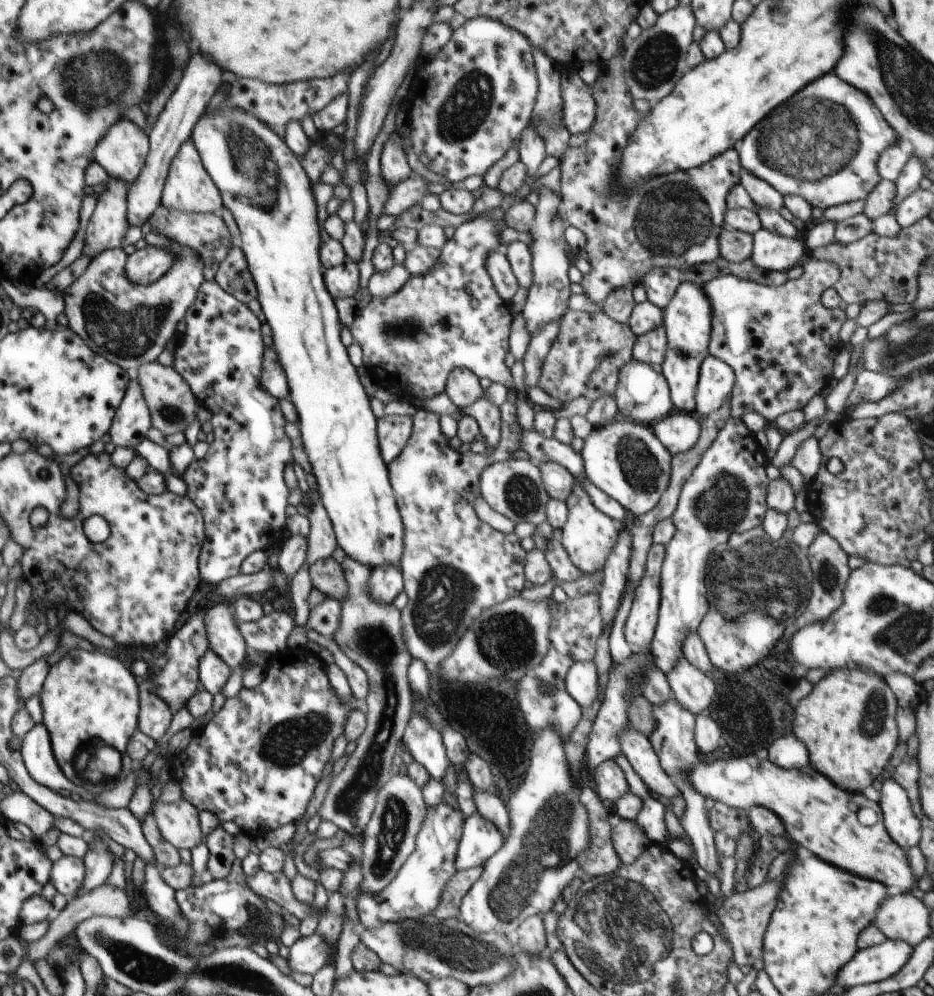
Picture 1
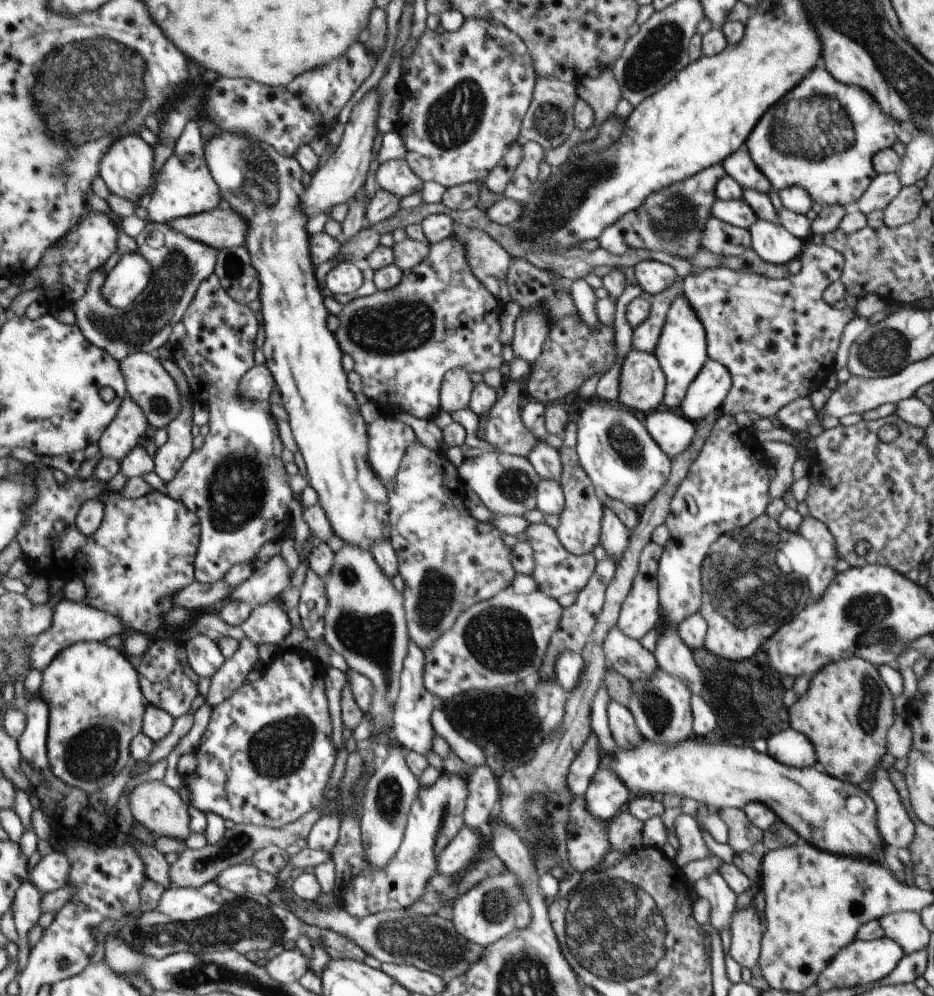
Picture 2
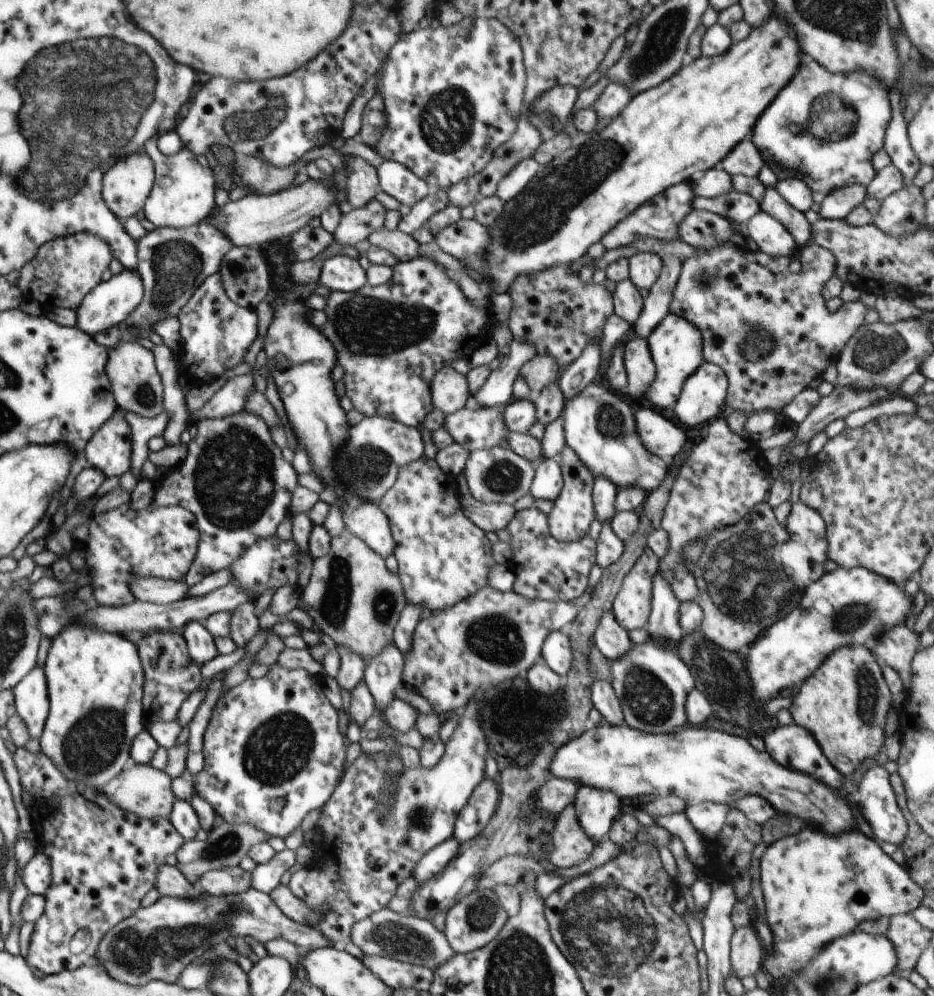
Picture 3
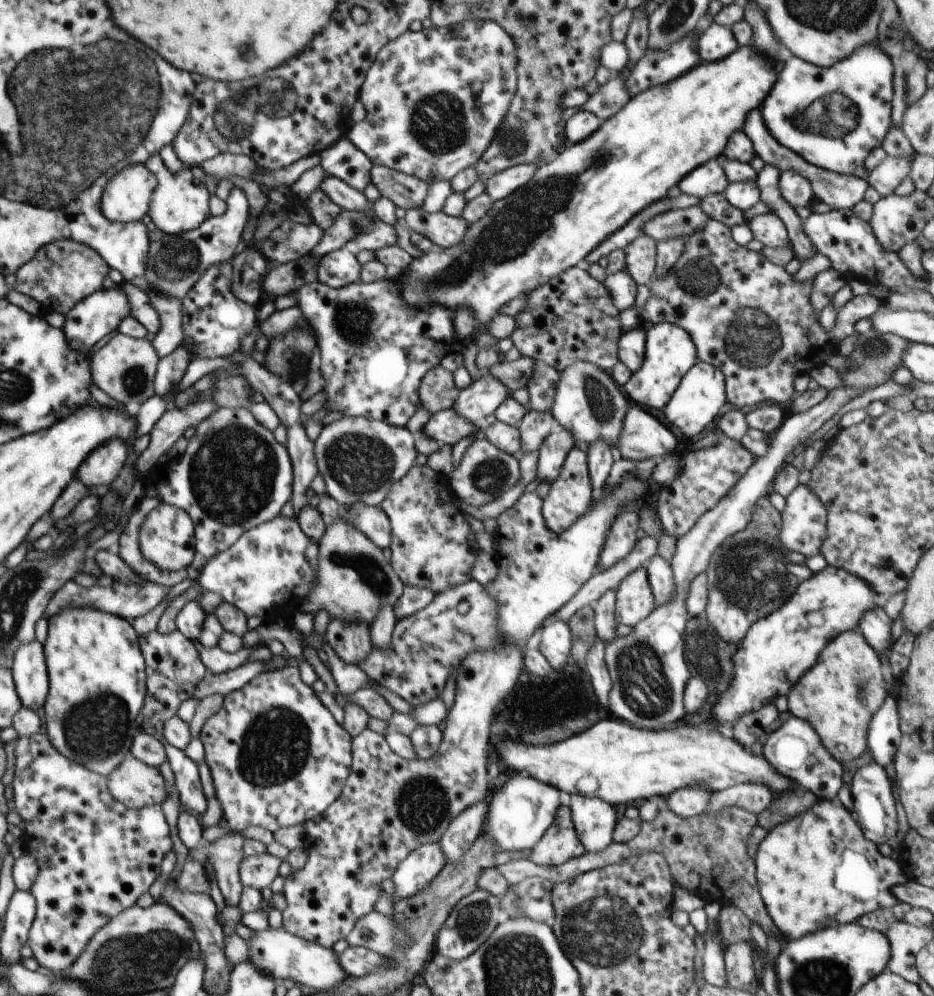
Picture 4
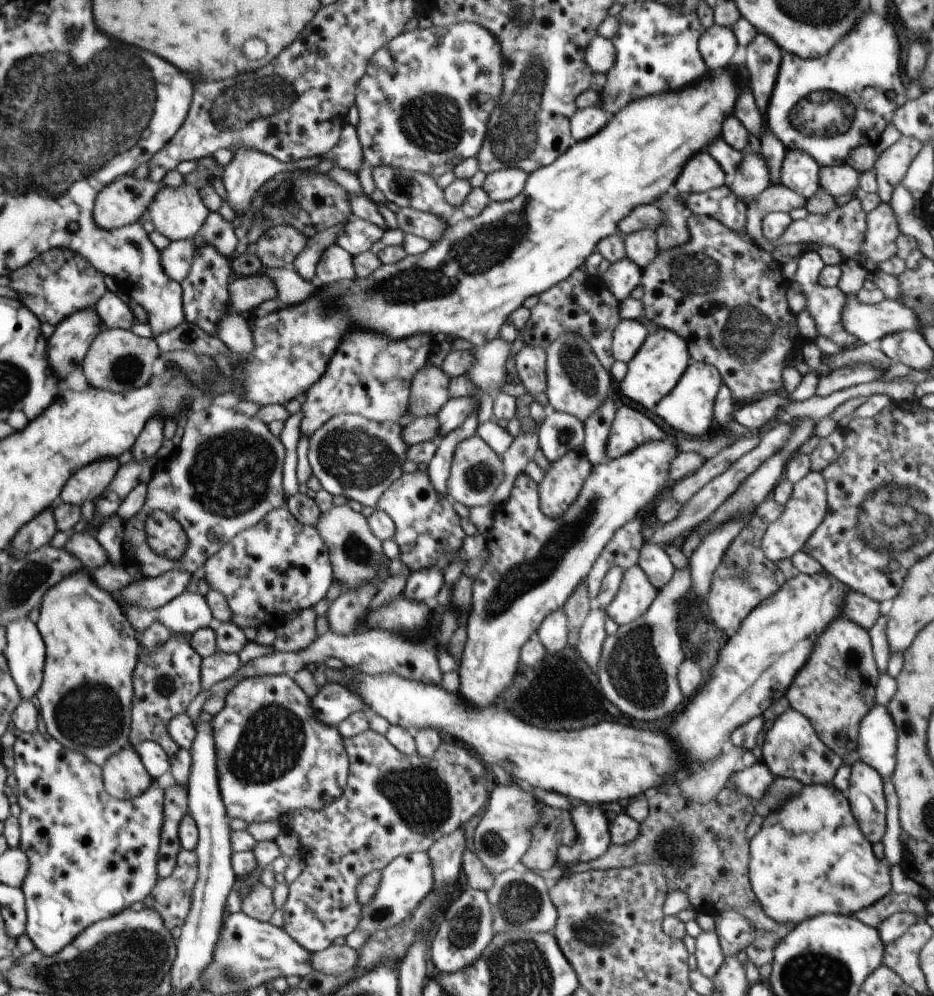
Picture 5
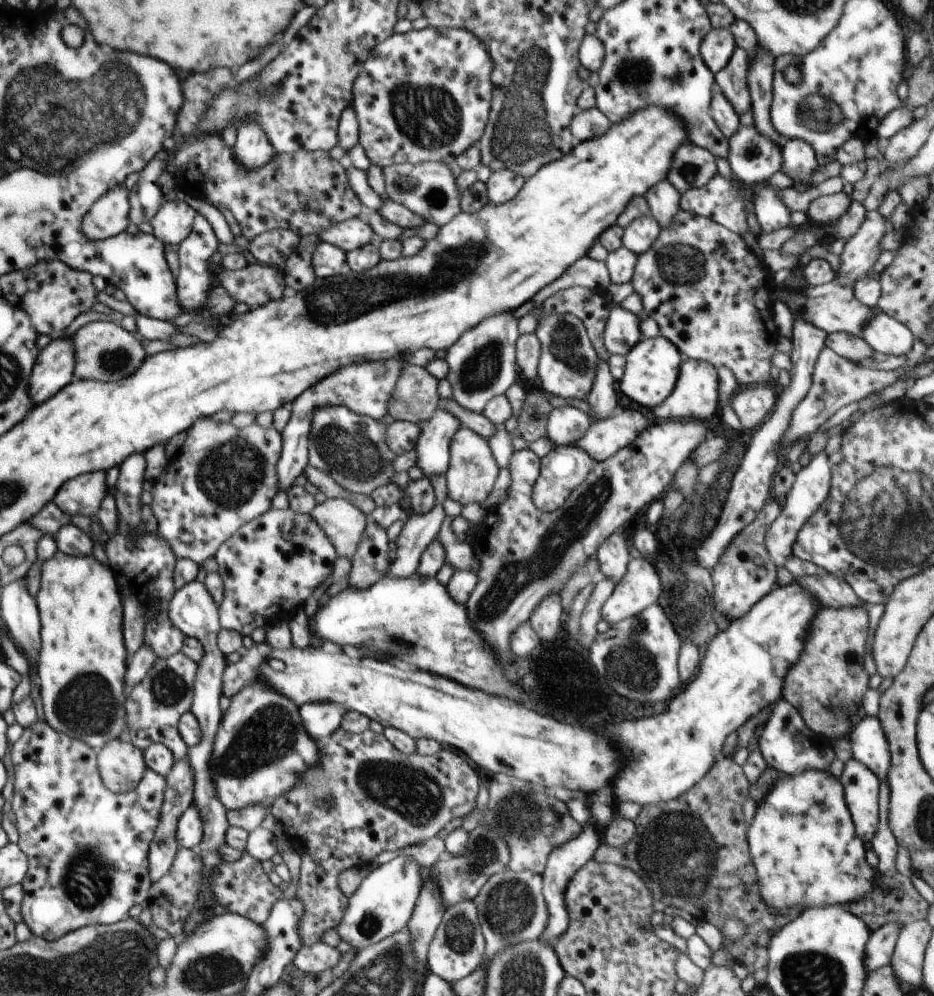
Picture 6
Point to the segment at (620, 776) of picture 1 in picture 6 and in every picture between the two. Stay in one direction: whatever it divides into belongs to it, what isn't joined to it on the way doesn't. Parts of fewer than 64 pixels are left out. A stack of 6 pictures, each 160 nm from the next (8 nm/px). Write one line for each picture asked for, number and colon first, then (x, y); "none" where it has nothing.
2: (606, 793)
3: (596, 809)
4: (594, 820)
5: (591, 822)
6: (563, 861)

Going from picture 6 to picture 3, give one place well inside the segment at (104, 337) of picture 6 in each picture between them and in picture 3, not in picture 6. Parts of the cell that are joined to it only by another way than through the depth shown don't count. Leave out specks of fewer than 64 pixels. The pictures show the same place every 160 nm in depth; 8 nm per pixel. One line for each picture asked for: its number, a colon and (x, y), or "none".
3: (136, 383)
4: (125, 368)
5: (118, 360)

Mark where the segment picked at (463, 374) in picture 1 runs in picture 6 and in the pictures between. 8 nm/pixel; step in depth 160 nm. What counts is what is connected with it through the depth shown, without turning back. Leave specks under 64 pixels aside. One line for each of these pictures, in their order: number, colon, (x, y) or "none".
2: (455, 393)
3: (449, 389)
4: (437, 392)
5: (429, 392)
6: (415, 396)

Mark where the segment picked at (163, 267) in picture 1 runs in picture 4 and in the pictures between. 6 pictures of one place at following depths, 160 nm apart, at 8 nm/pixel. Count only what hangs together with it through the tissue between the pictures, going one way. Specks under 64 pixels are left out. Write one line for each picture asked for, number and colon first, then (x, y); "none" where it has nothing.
2: (129, 277)
3: (110, 303)
4: (97, 317)

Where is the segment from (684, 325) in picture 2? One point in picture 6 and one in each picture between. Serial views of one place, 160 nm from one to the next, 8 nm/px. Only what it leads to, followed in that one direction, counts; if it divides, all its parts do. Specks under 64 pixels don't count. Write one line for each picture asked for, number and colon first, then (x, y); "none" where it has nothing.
3: (676, 346)
4: (669, 353)
5: (657, 367)
6: (652, 366)

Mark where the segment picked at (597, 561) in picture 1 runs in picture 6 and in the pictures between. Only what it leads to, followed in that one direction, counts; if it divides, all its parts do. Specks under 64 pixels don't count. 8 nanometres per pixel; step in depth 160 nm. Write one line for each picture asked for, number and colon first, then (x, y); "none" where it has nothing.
2: (579, 530)
3: (573, 511)
4: (570, 495)
5: (562, 484)
6: (565, 468)

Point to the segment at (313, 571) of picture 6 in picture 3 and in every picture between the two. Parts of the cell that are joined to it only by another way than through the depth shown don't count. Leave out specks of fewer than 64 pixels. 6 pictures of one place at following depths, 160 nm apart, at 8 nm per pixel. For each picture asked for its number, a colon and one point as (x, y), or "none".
3: (269, 563)
4: (267, 572)
5: (274, 569)

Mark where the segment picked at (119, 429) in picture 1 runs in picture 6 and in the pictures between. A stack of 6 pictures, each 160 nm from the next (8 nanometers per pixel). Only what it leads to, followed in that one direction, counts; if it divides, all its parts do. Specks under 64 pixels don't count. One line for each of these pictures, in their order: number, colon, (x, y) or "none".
2: (127, 429)
3: (109, 450)
4: (102, 467)
5: (92, 480)
6: (83, 495)

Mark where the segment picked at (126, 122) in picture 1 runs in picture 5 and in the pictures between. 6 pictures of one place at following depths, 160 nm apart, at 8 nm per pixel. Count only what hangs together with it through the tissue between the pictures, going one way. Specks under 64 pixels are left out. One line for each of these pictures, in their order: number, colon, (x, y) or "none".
2: (127, 168)
3: (128, 183)
4: (126, 199)
5: (122, 202)

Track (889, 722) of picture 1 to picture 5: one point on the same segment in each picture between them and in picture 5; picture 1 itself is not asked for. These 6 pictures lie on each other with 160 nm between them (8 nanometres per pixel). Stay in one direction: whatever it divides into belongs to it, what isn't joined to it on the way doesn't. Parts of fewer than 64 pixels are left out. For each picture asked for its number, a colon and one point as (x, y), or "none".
2: (846, 713)
3: (844, 704)
4: (838, 696)
5: (835, 689)

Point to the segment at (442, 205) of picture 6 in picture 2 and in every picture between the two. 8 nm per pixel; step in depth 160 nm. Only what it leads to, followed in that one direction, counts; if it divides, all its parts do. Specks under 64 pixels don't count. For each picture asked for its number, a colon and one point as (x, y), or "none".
2: (396, 176)
3: (395, 179)
4: (408, 192)
5: (405, 188)

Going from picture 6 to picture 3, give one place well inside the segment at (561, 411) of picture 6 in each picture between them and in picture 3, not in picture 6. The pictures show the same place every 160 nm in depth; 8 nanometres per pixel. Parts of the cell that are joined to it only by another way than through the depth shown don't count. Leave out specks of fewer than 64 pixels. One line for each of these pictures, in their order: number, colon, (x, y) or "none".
3: (548, 479)
4: (552, 454)
5: (560, 432)

